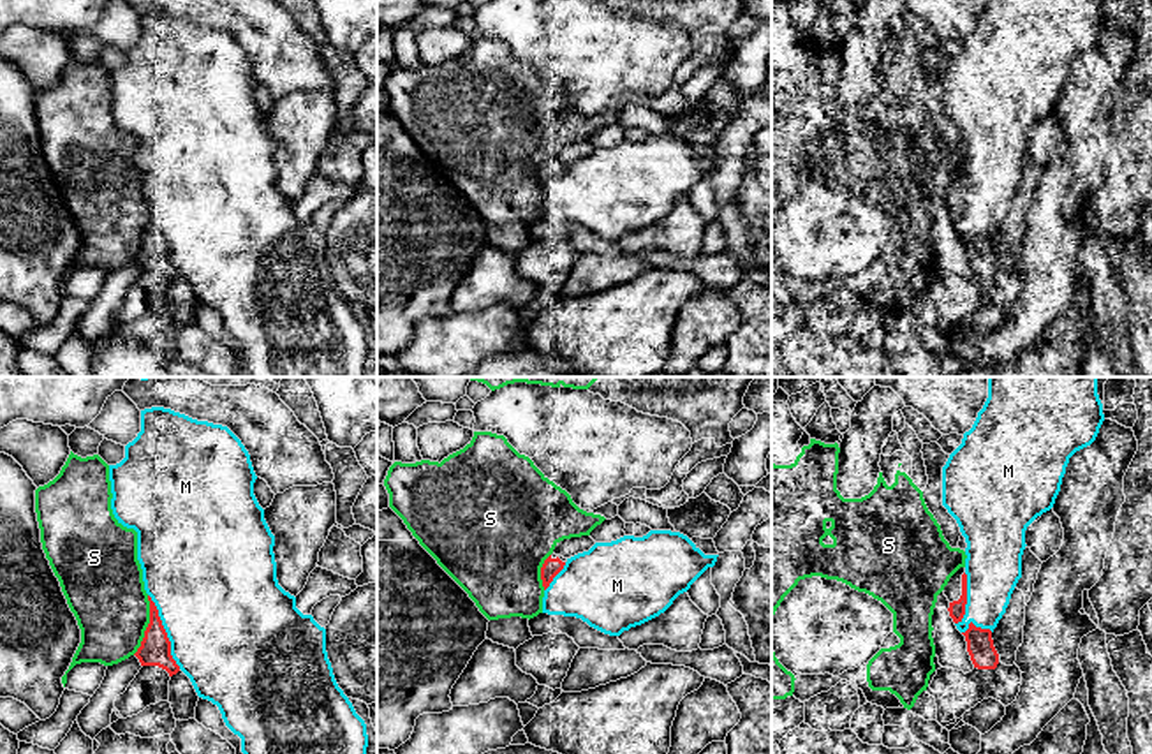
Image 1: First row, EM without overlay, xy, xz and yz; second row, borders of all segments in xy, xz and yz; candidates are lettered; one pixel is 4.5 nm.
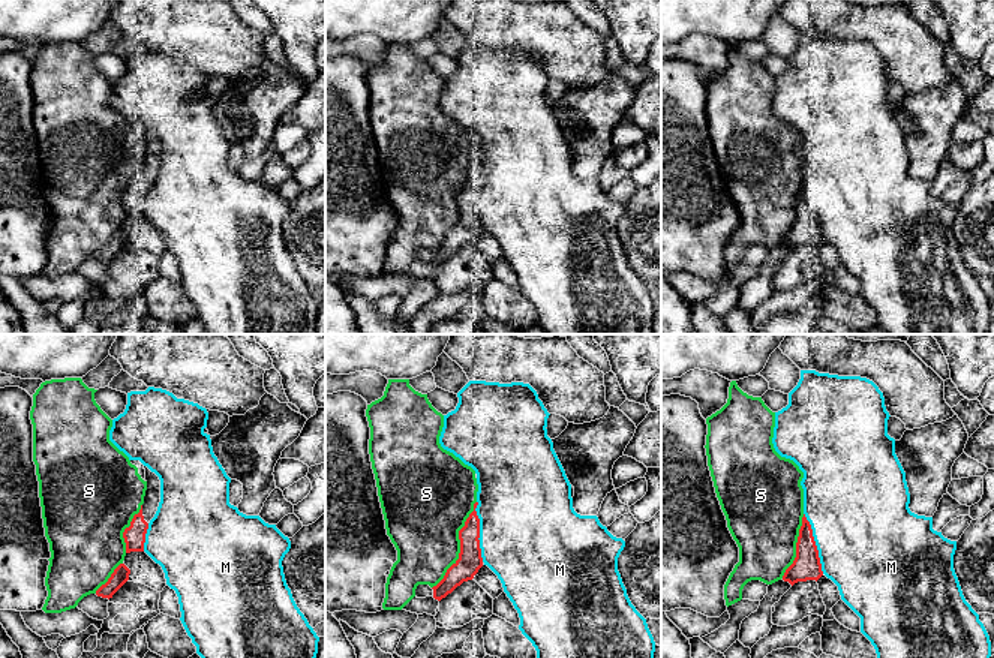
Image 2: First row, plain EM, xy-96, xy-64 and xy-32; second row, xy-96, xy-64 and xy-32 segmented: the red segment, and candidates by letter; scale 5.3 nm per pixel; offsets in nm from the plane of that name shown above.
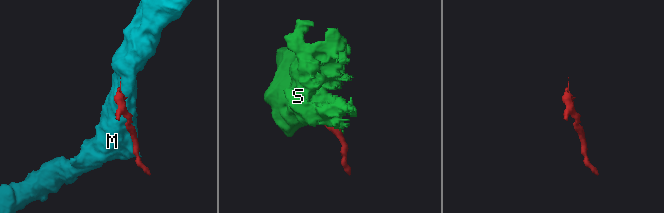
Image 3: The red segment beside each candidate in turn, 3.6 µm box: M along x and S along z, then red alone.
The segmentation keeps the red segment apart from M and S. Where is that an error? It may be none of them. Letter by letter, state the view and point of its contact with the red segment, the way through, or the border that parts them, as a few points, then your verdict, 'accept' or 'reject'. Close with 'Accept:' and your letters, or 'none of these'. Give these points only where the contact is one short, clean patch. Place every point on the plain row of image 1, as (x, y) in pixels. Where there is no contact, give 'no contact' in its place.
M: meets red in xy at (164, 236); accept
S: meets red in xy at (148, 231); reject
Accept: M

